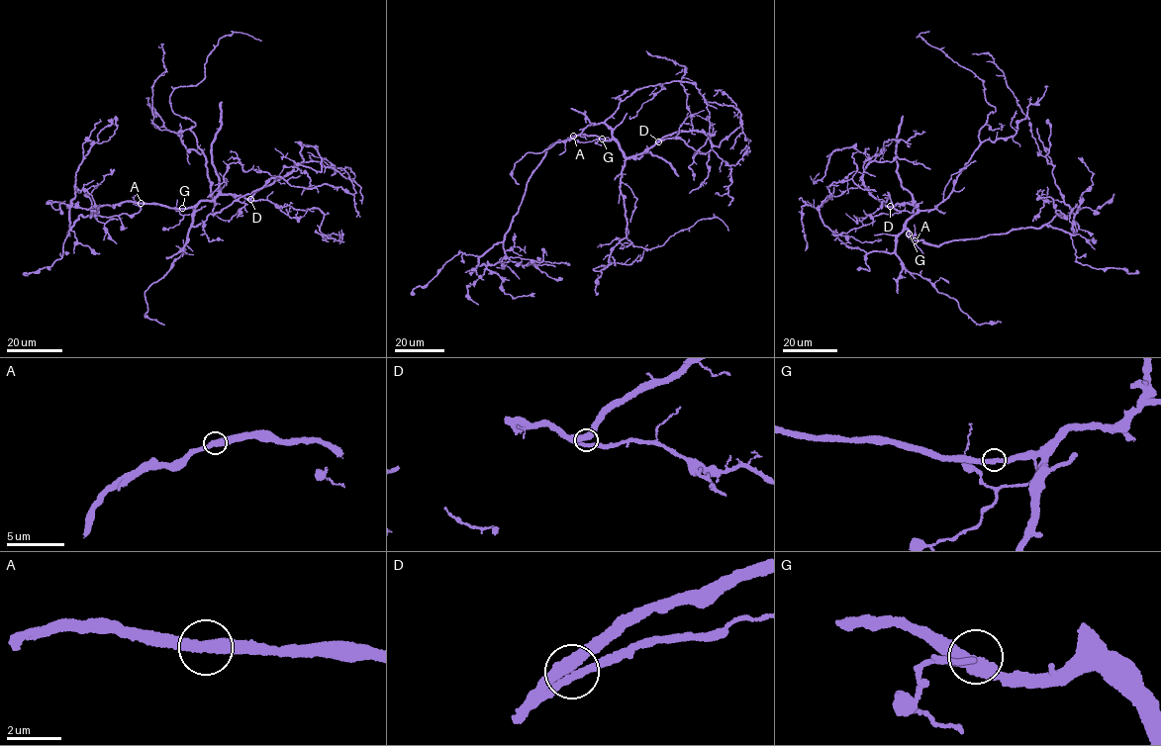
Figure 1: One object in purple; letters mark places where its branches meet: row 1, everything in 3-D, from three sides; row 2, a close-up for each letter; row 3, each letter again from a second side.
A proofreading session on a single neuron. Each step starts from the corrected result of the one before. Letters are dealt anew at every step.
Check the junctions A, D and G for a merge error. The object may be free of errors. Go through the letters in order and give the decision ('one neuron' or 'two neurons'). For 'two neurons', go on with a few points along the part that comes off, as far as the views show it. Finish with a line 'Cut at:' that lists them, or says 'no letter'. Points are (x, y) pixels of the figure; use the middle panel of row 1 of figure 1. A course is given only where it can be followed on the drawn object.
A: one neuron
D: one neuron
G: one neuron
Cut at: no letter

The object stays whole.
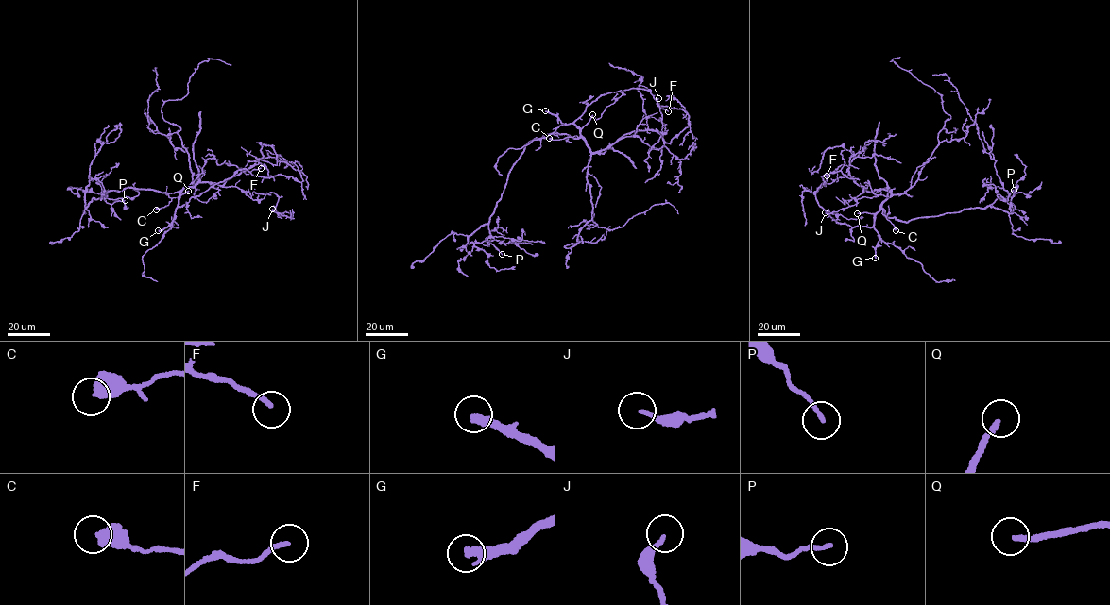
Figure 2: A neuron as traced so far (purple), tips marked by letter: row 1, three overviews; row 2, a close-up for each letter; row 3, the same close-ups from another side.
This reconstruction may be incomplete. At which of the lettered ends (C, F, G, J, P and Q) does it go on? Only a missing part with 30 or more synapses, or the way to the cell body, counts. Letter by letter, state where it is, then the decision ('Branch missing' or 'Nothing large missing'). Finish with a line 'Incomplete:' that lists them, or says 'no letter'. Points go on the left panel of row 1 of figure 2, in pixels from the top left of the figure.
C: Place: (156, 210). Nothing large missing
F: Place: (261, 168). Nothing large missing
G: Place: (158, 230). Branch missing
J: Place: (272, 209). Nothing large missing
P: Place: (125, 200). Nothing large missing
Q: Place: (188, 191). Branch missing
Incomplete: G, Q

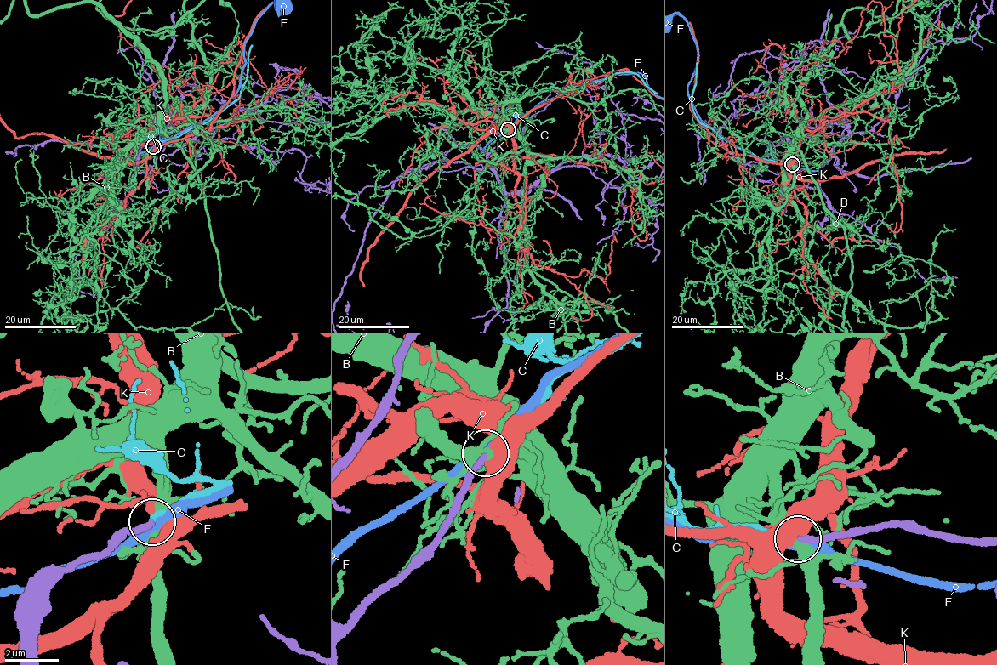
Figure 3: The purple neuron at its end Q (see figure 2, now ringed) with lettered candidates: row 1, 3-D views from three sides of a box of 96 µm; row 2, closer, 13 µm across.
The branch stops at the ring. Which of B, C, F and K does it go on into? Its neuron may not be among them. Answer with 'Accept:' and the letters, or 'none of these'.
Accept: C

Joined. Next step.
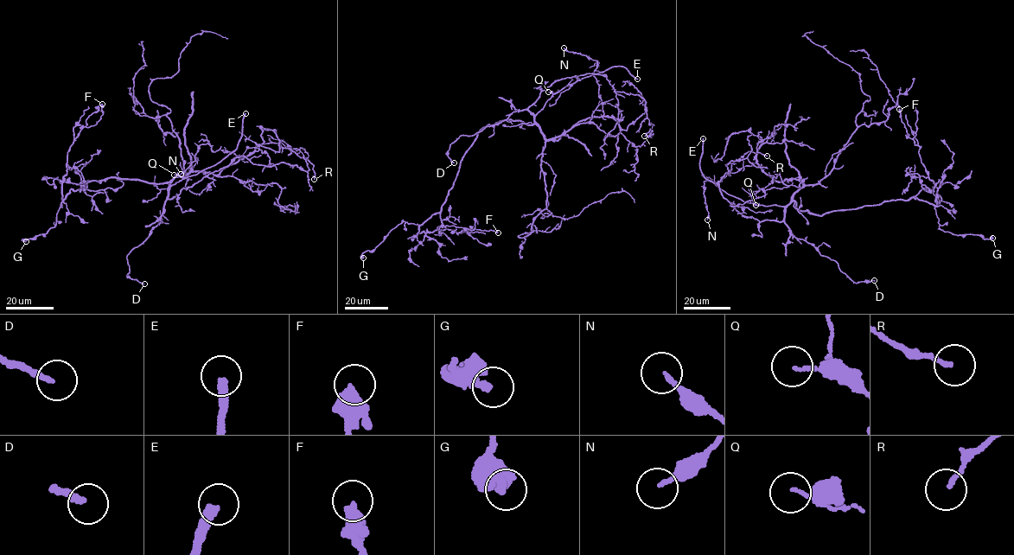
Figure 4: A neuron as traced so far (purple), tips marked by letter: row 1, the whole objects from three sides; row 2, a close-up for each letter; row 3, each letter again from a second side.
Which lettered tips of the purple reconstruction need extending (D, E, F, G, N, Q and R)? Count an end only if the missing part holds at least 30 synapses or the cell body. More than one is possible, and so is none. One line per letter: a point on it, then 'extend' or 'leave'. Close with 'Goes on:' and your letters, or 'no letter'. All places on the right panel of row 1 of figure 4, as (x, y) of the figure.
D: place (874, 280); leave
E: place (703, 138); extend
F: place (899, 109); leave
G: place (992, 238); leave
N: place (707, 220); leave
Q: place (755, 205); leave
R: place (767, 156); leave
Goes on: E

